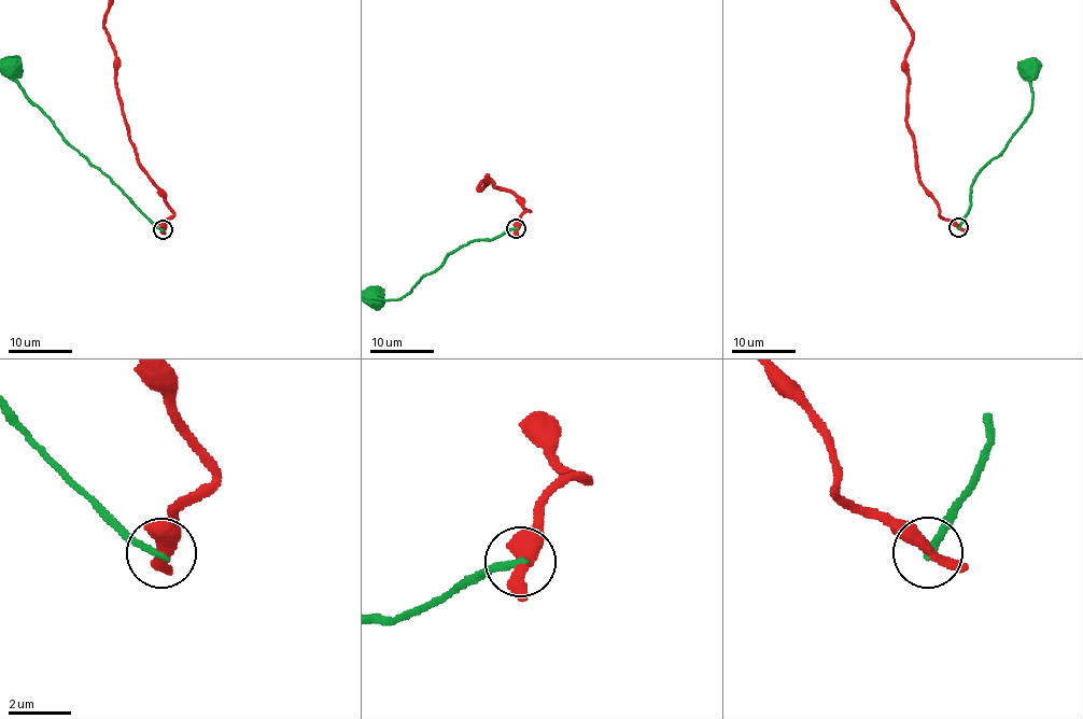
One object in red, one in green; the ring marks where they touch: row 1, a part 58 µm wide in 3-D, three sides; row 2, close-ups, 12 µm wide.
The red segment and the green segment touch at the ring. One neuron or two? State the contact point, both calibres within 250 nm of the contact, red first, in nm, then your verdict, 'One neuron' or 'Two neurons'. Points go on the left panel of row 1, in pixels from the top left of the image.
Place: (163, 229). Thickness 420 nm (red) against 220 nm. Two neurons

